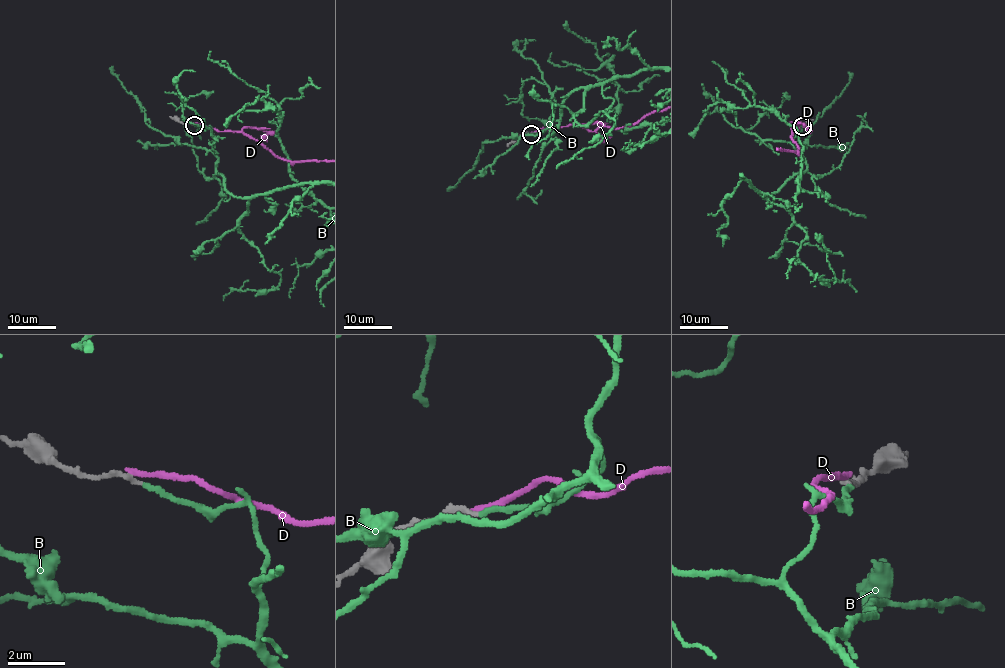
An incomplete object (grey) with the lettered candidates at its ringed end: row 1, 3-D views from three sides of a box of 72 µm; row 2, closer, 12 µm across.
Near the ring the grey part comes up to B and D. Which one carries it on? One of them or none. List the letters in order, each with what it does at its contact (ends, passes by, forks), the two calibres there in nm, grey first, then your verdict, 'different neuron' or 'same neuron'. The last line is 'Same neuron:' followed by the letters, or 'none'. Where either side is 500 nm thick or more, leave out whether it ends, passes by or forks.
B: it ends | 180/190 nm | same neuron
D: it ends | 220/190 nm | different neuron
Same neuron: B

